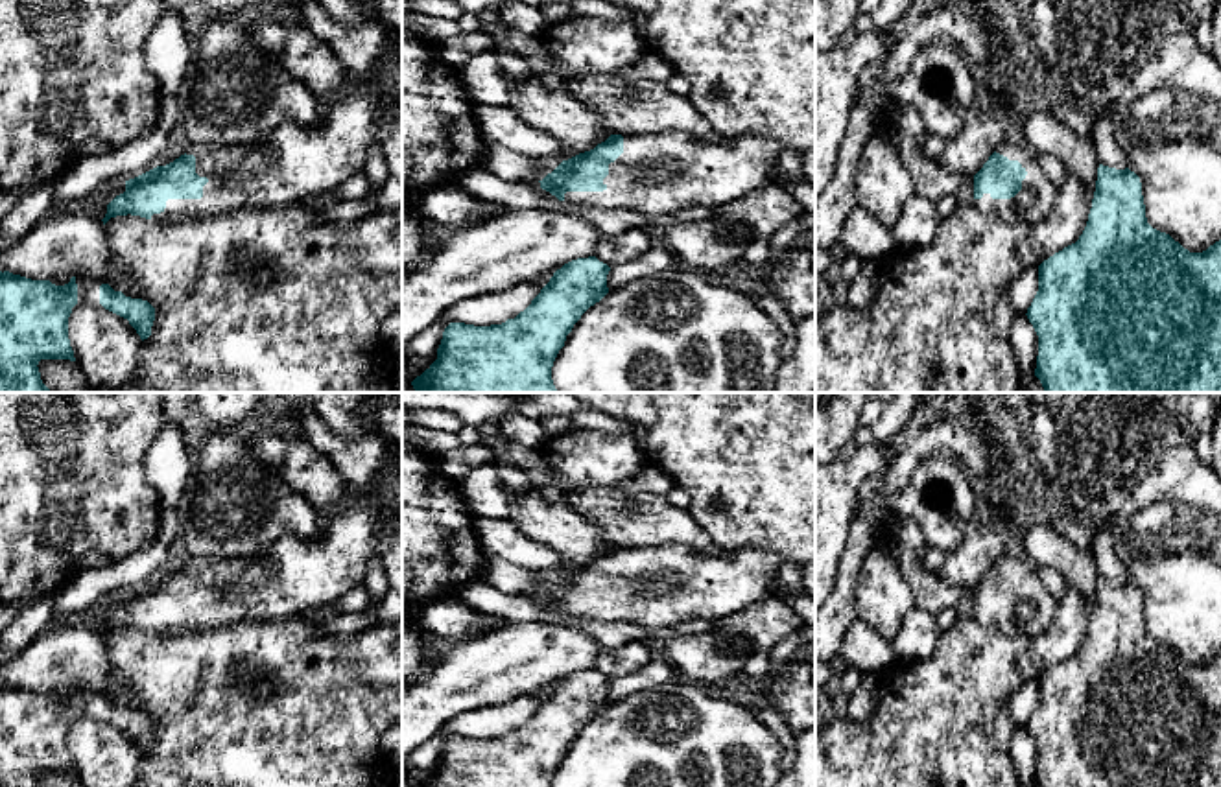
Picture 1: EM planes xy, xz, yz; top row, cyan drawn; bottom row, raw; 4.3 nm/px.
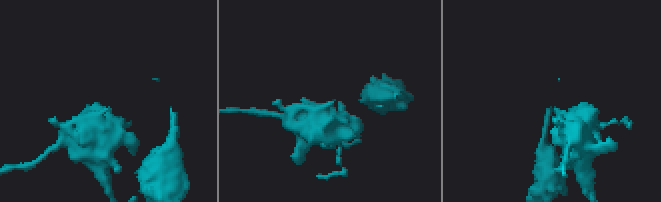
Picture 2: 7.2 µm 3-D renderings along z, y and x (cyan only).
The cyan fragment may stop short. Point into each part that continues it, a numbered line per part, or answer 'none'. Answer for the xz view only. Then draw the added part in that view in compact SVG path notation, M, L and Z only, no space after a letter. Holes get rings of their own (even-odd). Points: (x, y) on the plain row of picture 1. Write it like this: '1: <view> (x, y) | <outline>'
1: xz (659, 587) | M682 544L623 547L623 566L609 577L603 605L566 605L568 619L625 621L646 630L673 628L679 623L716 621L767 599L776 579L780 553L762 546L743 546L710 555Z

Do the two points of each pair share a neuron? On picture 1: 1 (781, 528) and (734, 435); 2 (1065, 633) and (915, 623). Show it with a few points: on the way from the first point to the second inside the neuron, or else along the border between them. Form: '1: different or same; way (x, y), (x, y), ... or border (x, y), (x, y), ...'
1: same; way (781, 505), (781, 481), (757, 458)
2: different; border (941, 633), (936, 649), (926, 658), (906, 660)

